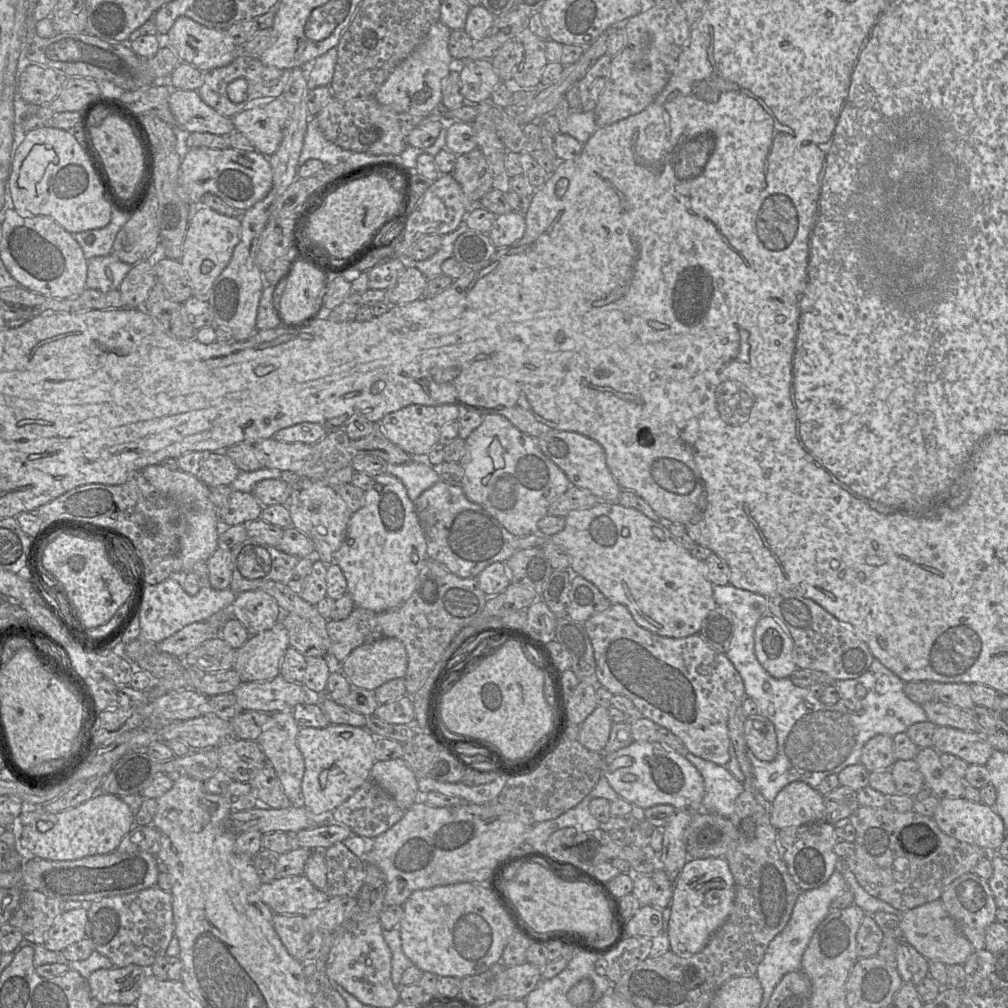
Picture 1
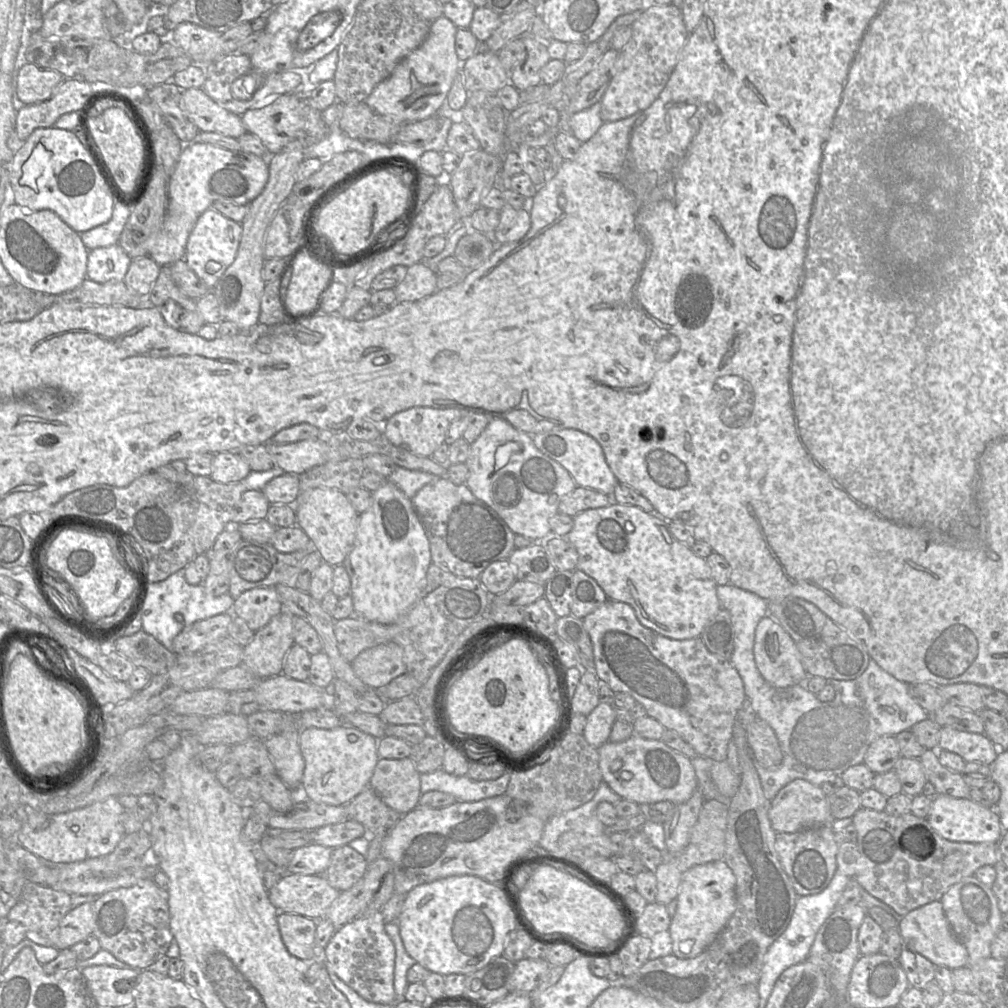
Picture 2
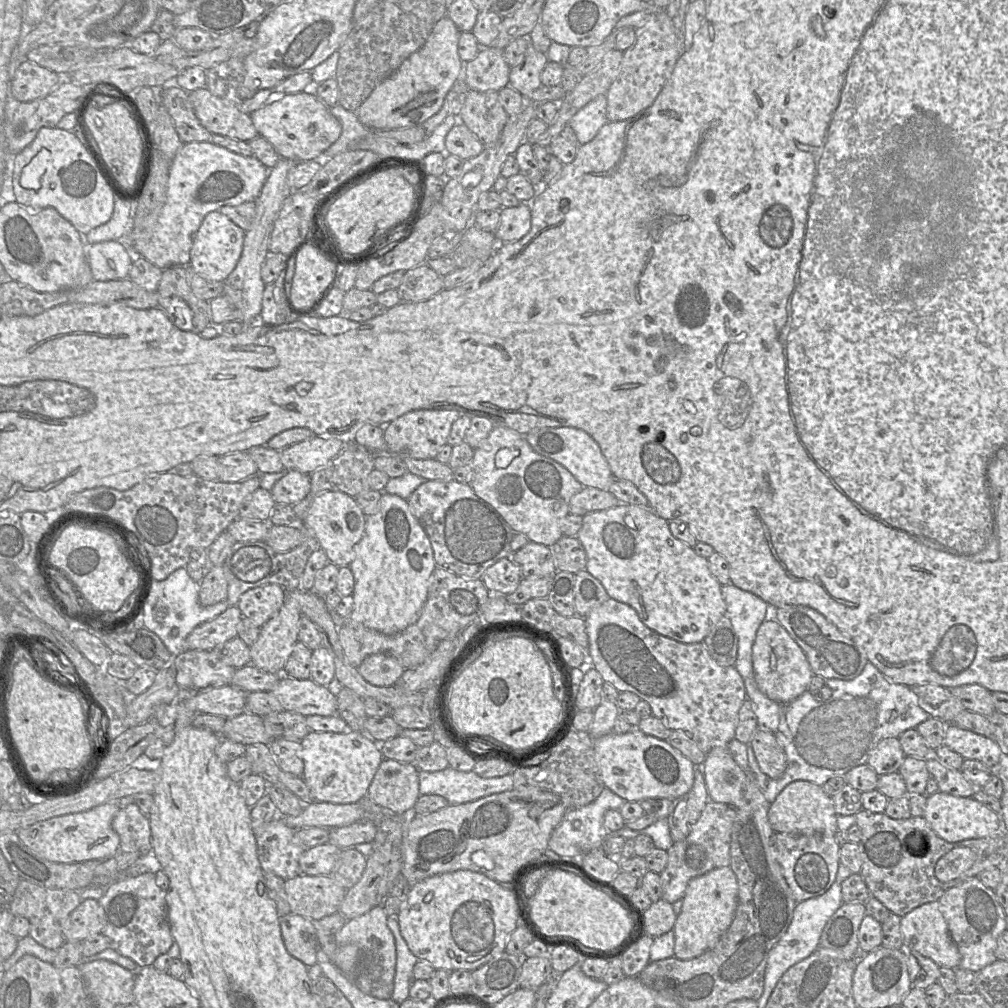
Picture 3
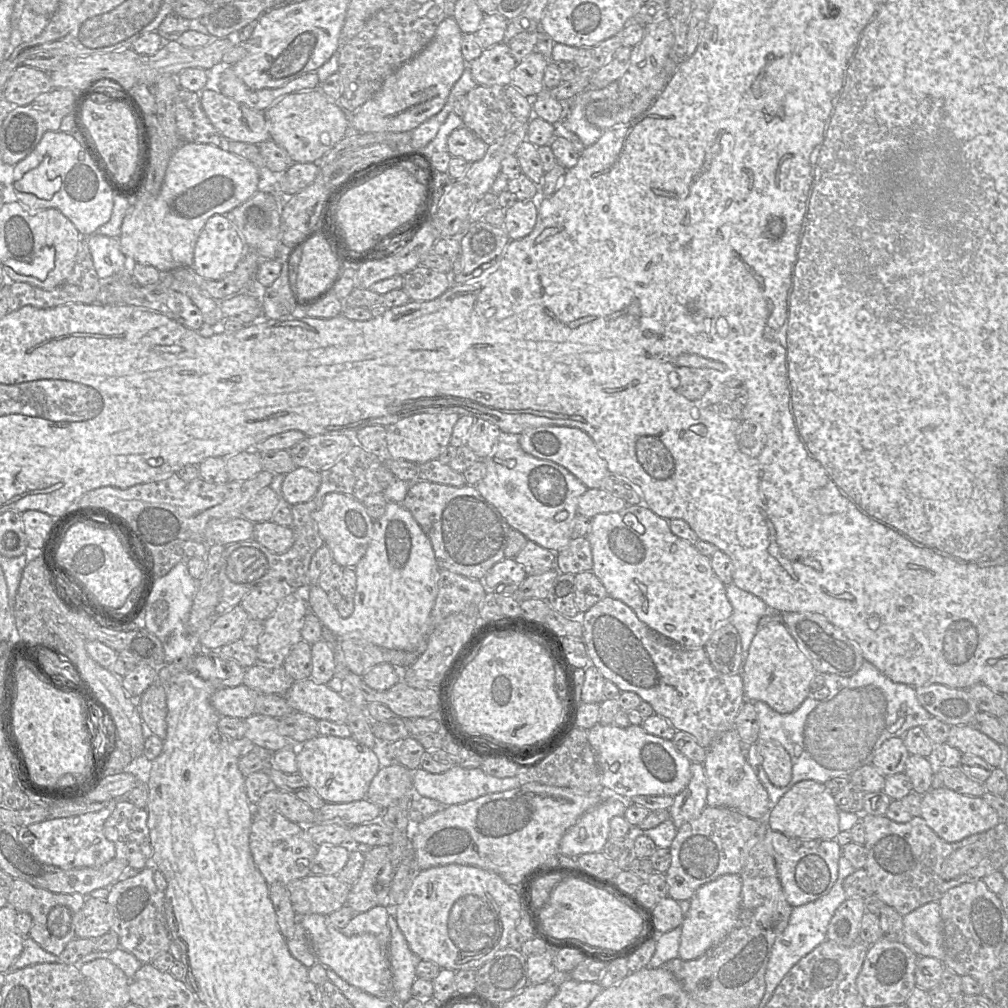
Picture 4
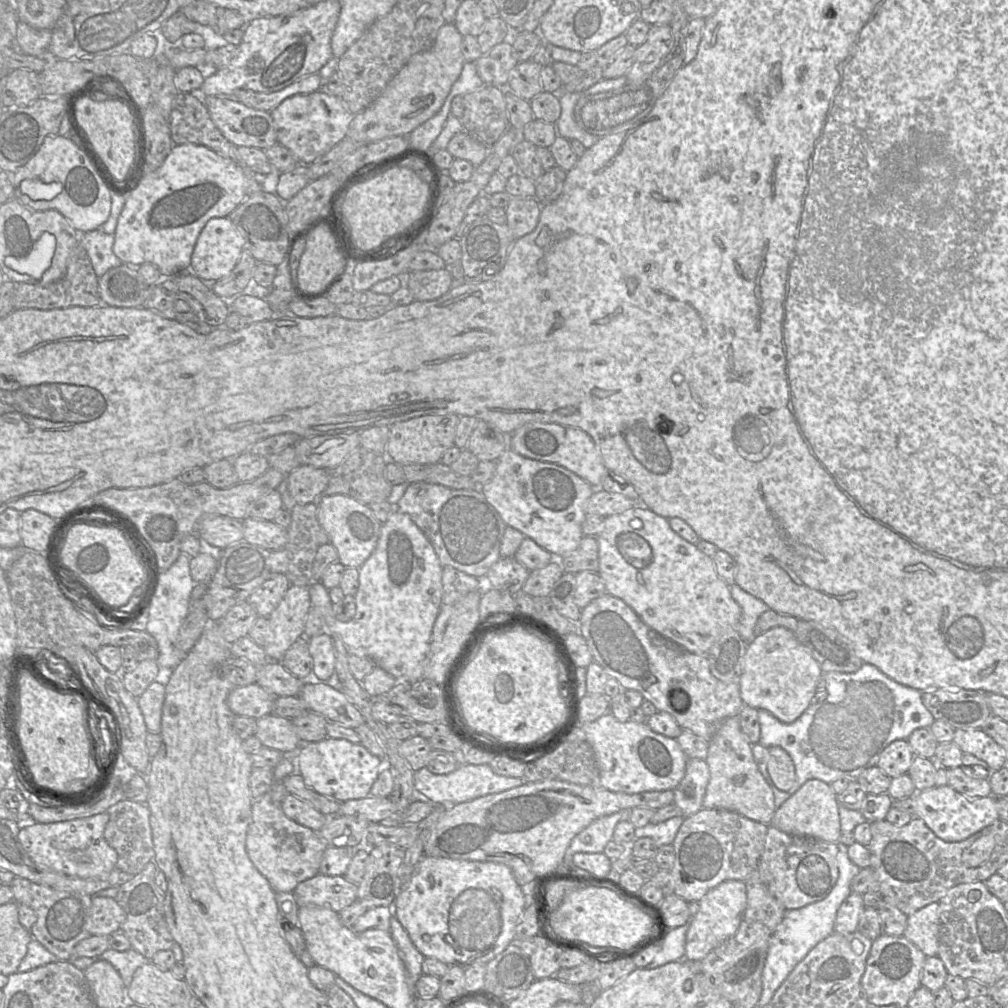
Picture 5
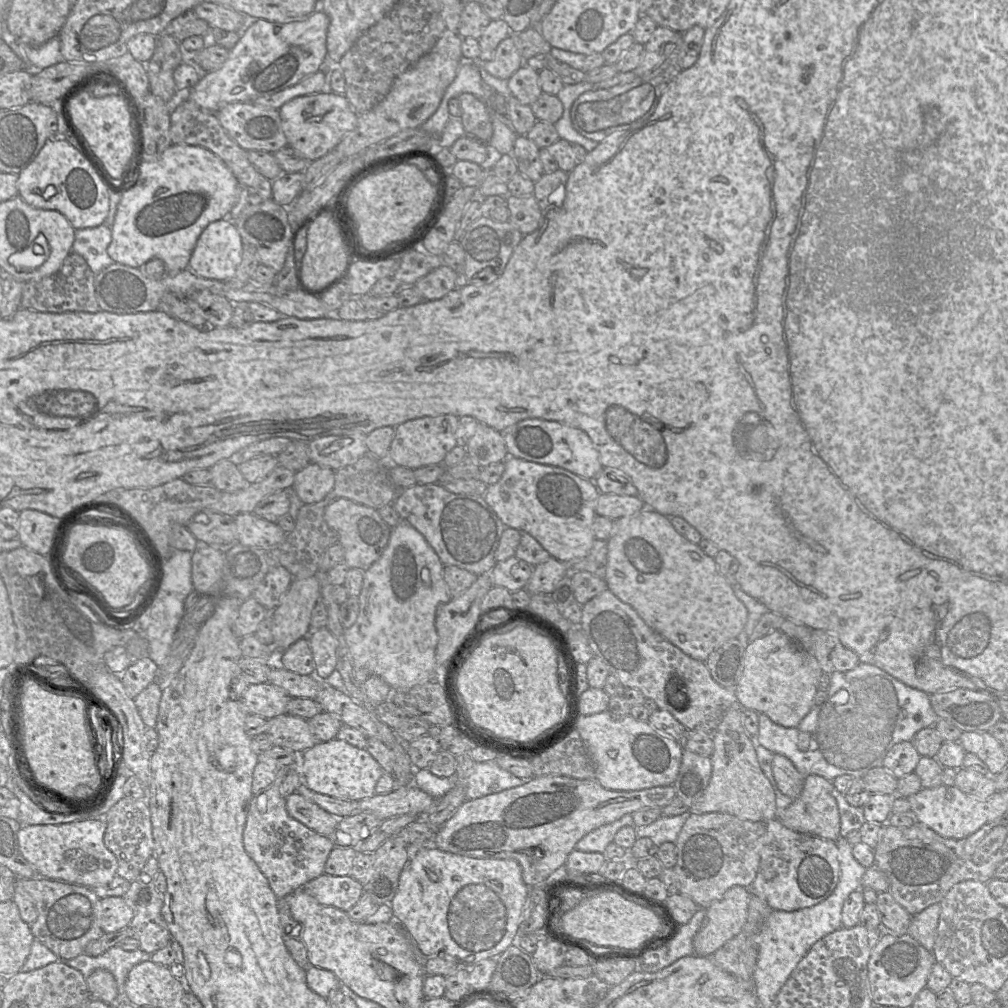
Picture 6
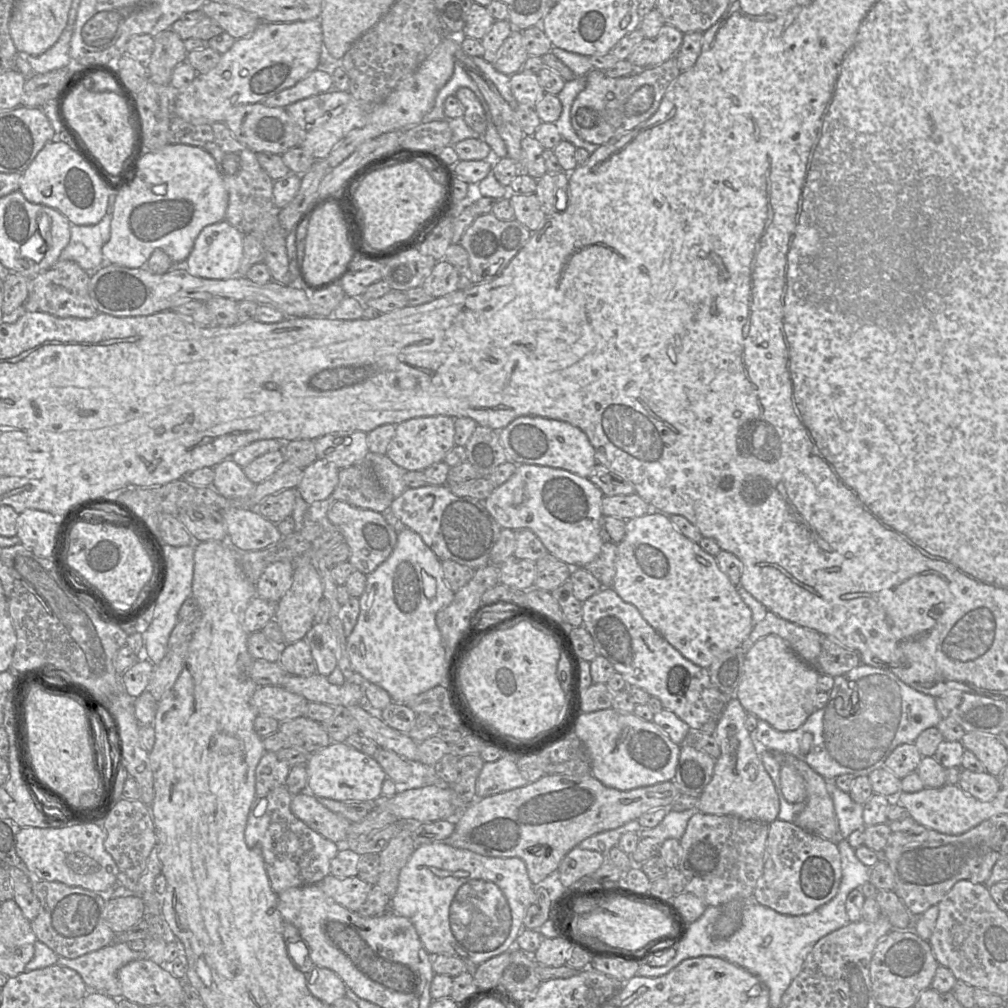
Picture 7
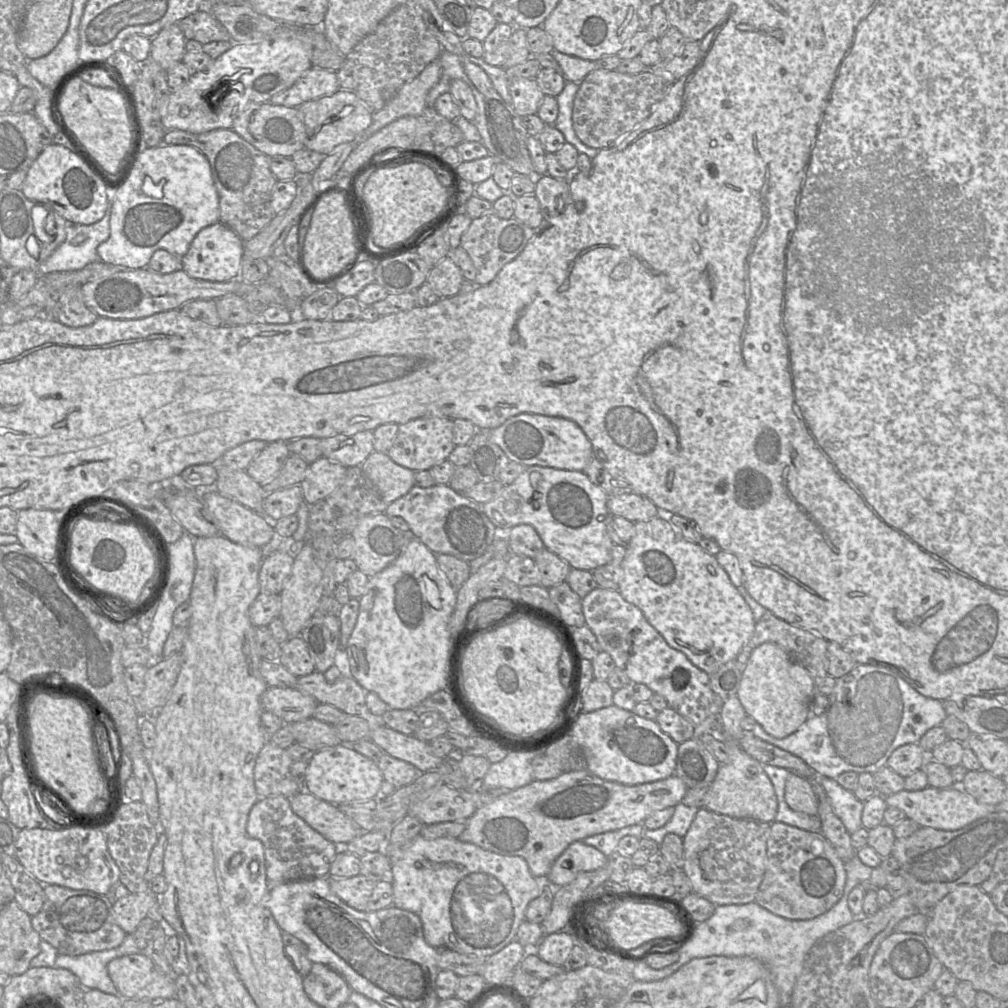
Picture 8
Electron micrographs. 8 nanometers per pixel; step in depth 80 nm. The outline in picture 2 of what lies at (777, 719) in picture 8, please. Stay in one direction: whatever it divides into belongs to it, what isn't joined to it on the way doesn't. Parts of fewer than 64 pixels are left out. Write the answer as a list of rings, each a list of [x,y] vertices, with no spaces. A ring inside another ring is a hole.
[[[770,615],[762,618],[755,631],[754,660],[756,667],[766,682],[775,688],[787,688],[805,683],[809,675],[805,671],[801,654],[793,639]]]

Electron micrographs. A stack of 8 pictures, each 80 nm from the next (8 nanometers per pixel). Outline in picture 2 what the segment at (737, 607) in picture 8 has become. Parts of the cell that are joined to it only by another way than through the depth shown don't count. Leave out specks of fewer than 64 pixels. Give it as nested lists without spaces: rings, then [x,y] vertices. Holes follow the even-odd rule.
[[[612,502],[608,506],[602,508],[587,509],[578,513],[573,517],[573,519],[574,525],[572,530],[567,534],[567,536],[560,537],[566,537],[576,548],[578,552],[577,570],[581,570],[595,579],[609,599],[629,604],[634,609],[638,620],[645,627],[675,640],[686,640],[700,637],[700,634],[708,621],[721,609],[721,604],[716,593],[717,584],[711,576],[710,568],[706,560],[696,555],[690,547],[675,538],[669,529],[668,521],[659,519],[637,506],[624,505],[616,502]]]

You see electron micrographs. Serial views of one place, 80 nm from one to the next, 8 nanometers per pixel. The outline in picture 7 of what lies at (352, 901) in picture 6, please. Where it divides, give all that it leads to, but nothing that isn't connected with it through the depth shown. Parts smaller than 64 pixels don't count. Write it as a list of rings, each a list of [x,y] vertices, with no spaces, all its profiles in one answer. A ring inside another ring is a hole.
[[[328,874],[318,885],[336,903],[353,912],[359,910],[373,887],[357,875],[339,878],[332,874]]]

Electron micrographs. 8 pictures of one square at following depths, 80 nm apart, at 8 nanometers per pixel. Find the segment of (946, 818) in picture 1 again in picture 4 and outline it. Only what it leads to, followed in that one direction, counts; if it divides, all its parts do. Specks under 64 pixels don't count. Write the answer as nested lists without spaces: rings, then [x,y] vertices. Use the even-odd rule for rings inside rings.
[[[945,786],[931,789],[922,796],[921,817],[946,842],[958,842],[985,832],[1001,821],[996,810],[983,797],[958,794]]]

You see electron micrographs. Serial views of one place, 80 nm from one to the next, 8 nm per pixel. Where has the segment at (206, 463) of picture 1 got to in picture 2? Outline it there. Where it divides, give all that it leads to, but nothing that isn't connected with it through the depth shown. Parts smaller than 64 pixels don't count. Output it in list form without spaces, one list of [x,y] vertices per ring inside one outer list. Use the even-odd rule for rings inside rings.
[[[220,452],[213,456],[210,478],[220,483],[238,482],[251,472],[238,452]]]

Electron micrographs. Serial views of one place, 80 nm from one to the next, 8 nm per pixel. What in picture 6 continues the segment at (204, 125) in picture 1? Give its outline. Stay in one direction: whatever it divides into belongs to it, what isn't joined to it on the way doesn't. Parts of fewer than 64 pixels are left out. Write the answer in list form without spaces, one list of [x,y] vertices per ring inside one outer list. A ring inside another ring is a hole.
[[[235,102],[220,107],[216,116],[227,134],[246,151],[275,153],[288,145],[276,109]]]

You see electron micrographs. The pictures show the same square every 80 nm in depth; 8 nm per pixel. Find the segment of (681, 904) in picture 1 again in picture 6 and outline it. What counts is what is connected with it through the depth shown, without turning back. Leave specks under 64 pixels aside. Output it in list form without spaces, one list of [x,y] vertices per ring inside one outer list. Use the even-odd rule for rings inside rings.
[[[733,886],[706,909],[705,918],[694,936],[697,956],[710,957],[742,930],[748,913],[749,889]]]

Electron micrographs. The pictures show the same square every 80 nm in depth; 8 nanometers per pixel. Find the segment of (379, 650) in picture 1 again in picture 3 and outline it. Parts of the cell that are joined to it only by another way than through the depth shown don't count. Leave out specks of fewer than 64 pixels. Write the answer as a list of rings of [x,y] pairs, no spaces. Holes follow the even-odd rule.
[[[371,654],[357,668],[362,677],[374,686],[394,685],[402,676],[405,668],[390,654]]]

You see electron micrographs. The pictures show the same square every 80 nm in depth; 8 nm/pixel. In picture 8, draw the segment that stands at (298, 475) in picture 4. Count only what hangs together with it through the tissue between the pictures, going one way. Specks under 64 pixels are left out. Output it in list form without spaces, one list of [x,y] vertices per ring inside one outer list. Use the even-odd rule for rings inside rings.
[[[326,457],[311,463],[305,478],[298,484],[302,487],[304,502],[314,504],[332,494],[344,481],[346,471],[346,467]]]

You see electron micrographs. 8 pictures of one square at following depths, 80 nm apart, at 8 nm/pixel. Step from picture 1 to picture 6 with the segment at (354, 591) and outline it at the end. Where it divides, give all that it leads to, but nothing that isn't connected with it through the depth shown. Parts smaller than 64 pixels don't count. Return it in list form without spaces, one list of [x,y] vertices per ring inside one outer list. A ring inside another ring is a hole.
[[[402,520],[398,525],[392,527],[388,545],[381,557],[364,572],[363,586],[361,593],[358,596],[359,615],[355,623],[350,628],[345,629],[345,639],[353,658],[354,665],[363,666],[370,671],[371,675],[375,674],[382,677],[393,690],[410,689],[418,684],[424,684],[428,681],[435,680],[435,654],[438,643],[438,634],[435,627],[436,611],[440,605],[451,600],[448,585],[443,577],[443,569],[443,563],[424,536],[409,523]]]

